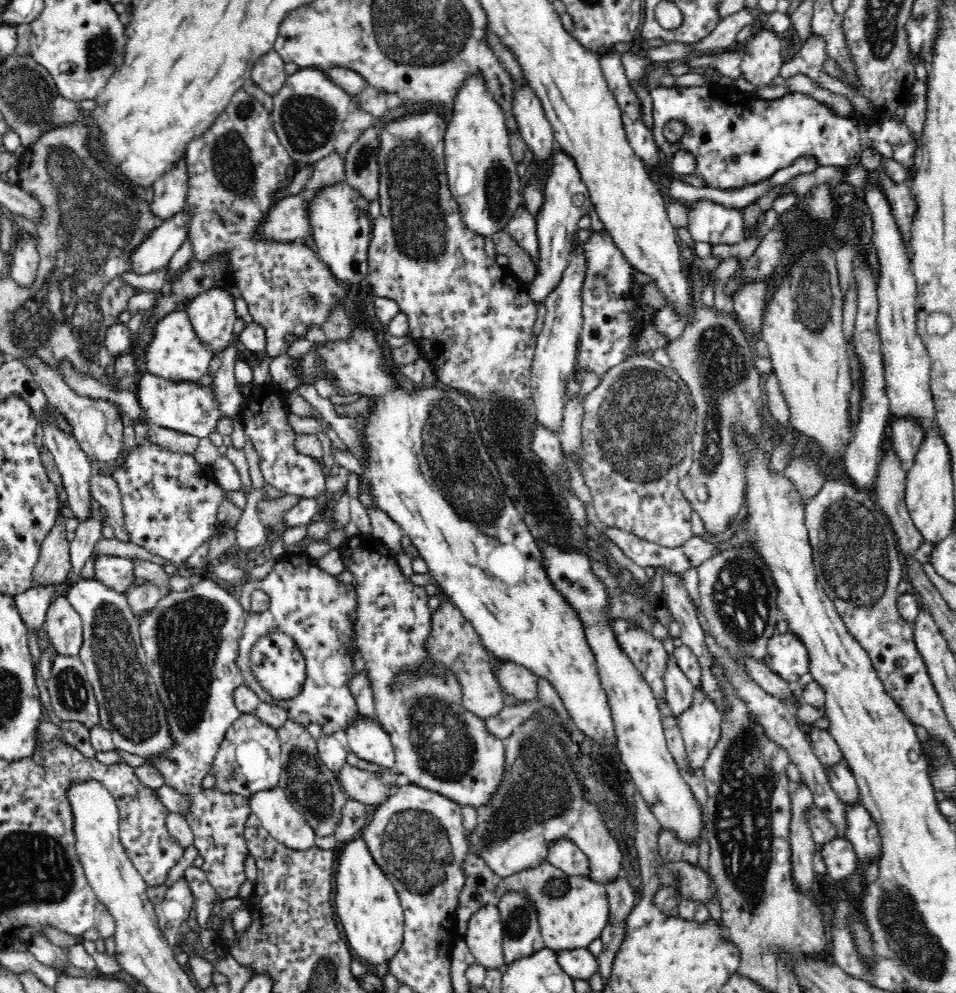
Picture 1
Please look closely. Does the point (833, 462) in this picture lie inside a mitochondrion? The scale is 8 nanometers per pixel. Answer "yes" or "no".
no

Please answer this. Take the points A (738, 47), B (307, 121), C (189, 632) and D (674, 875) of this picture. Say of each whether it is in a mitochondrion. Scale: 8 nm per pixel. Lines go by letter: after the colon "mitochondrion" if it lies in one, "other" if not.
A: other
B: mitochondrion
C: mitochondrion
D: mitochondrion

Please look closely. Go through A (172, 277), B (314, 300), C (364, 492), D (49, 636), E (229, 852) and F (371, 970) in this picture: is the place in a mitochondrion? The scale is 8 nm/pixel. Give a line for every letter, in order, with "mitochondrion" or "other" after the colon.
A: other
B: mitochondrion
C: other
D: other
E: other
F: other

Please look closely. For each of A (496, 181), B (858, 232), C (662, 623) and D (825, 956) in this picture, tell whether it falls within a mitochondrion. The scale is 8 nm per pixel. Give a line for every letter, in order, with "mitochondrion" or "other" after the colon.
A: mitochondrion
B: other
C: other
D: other

